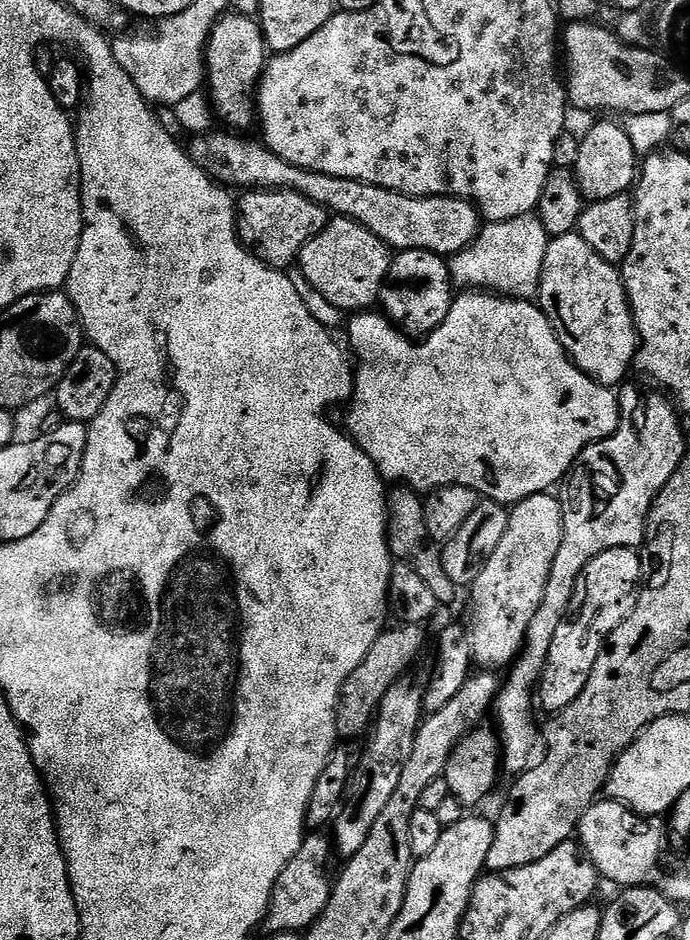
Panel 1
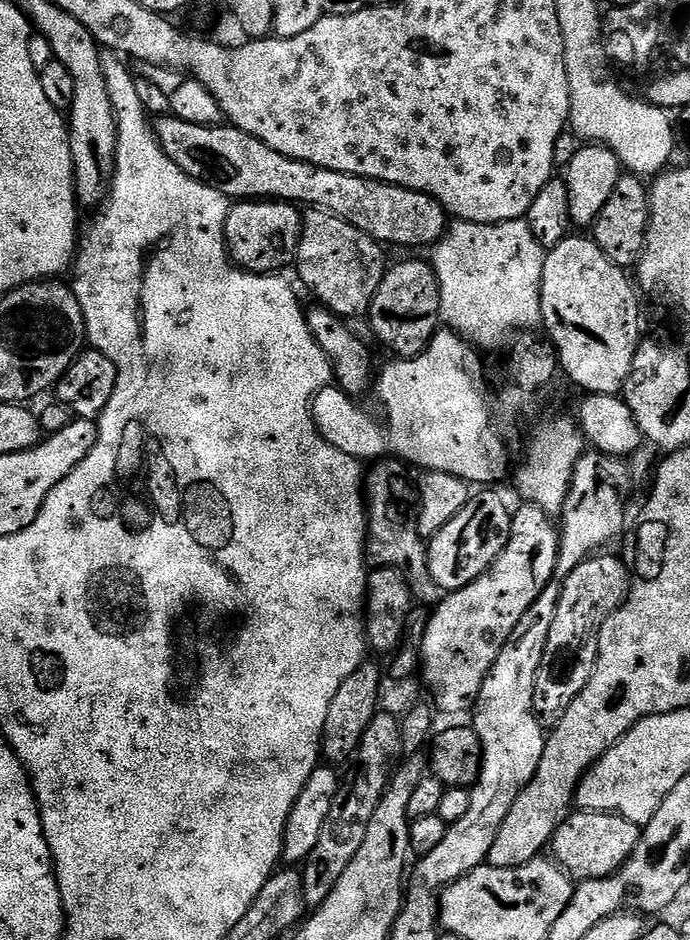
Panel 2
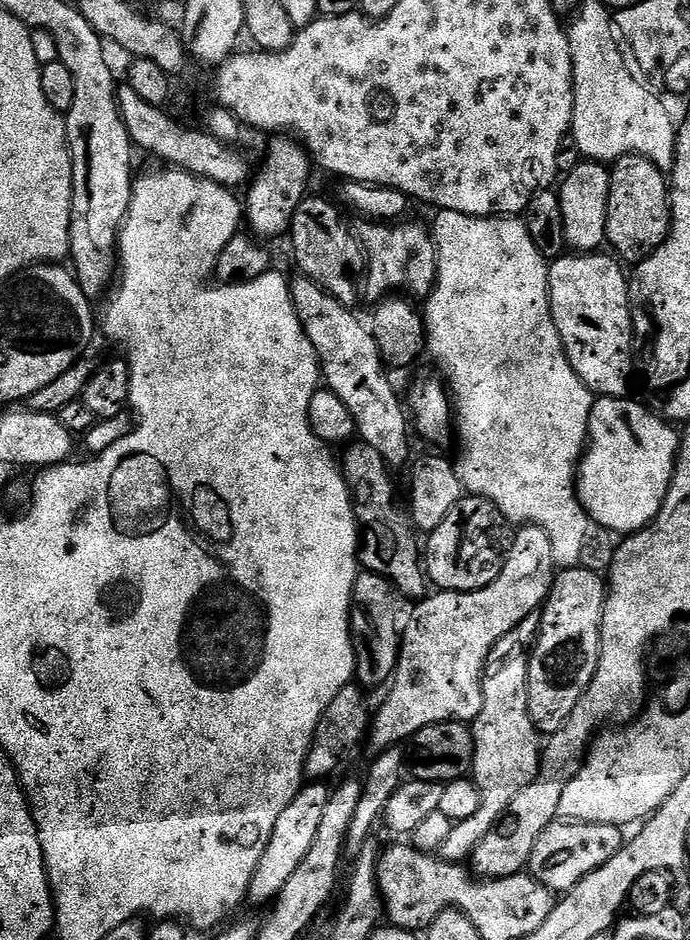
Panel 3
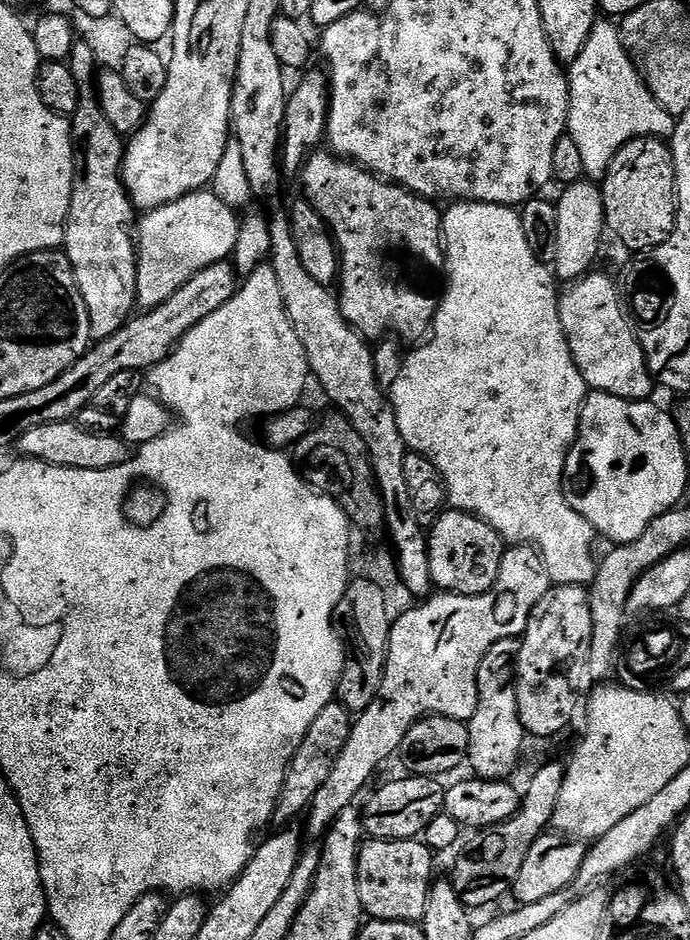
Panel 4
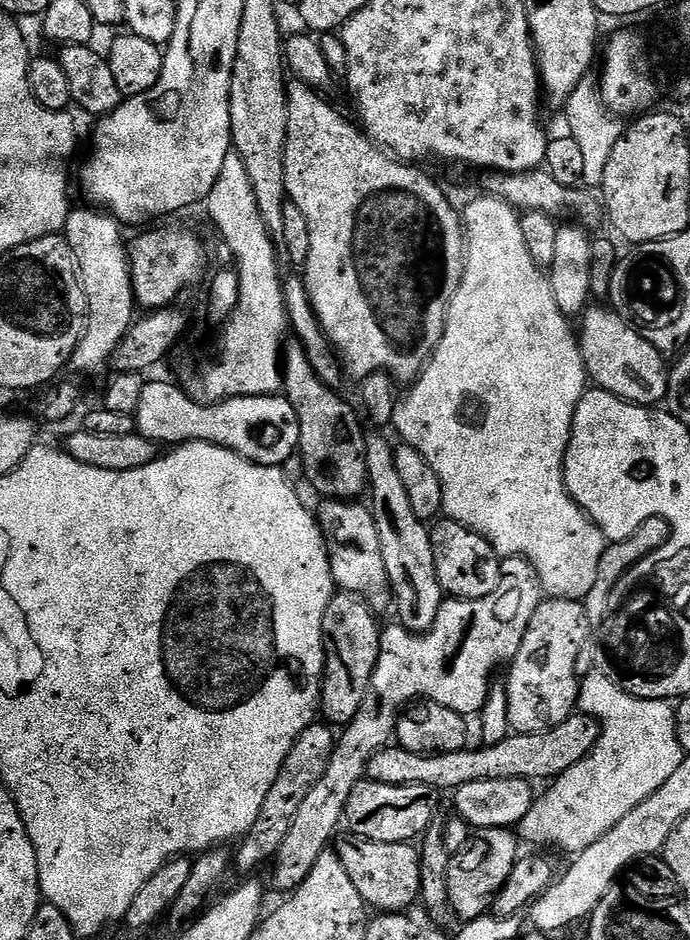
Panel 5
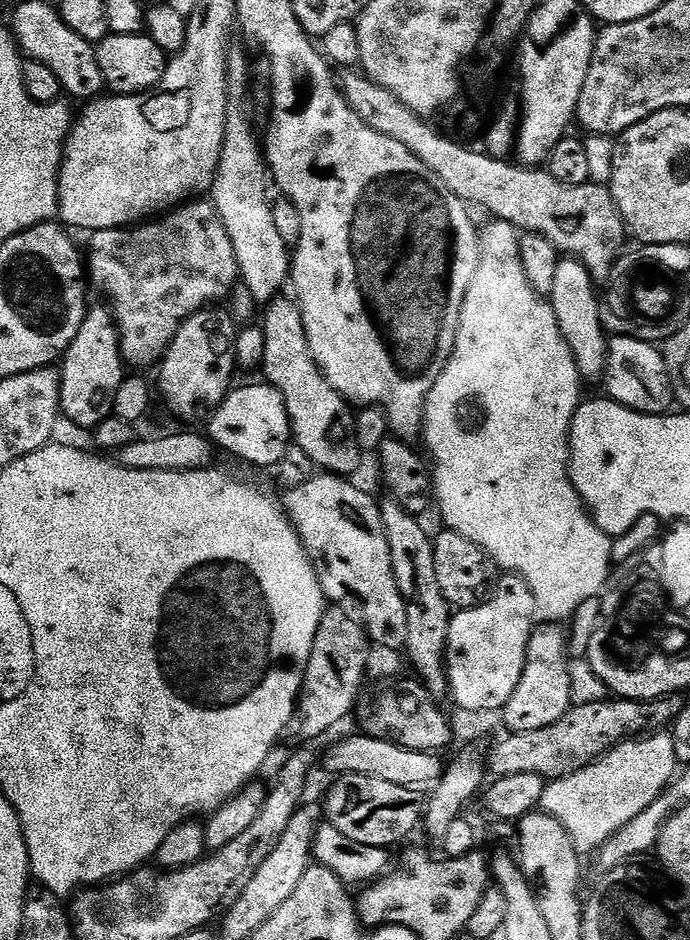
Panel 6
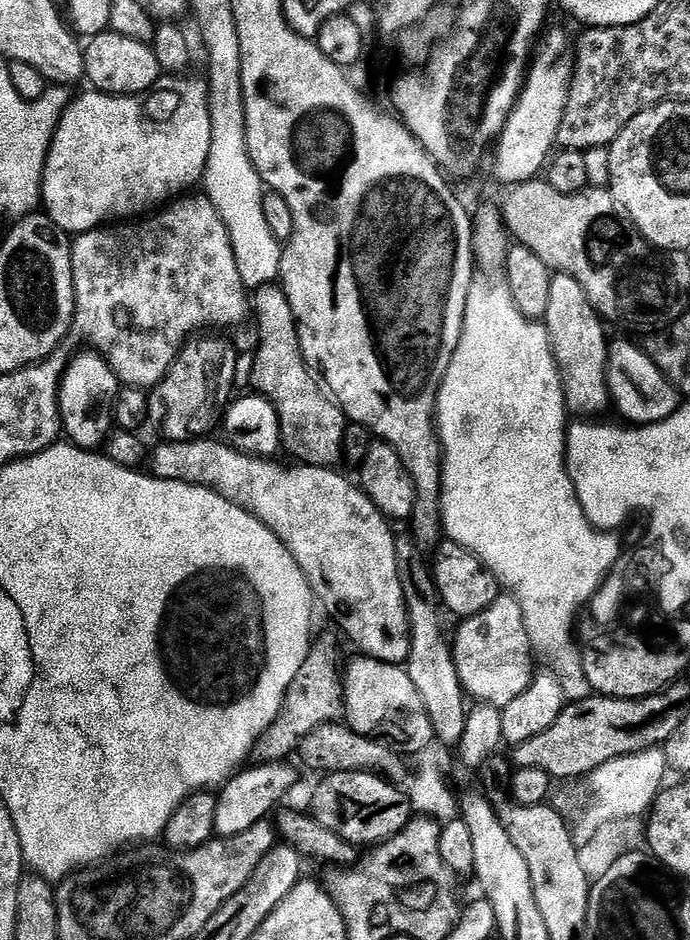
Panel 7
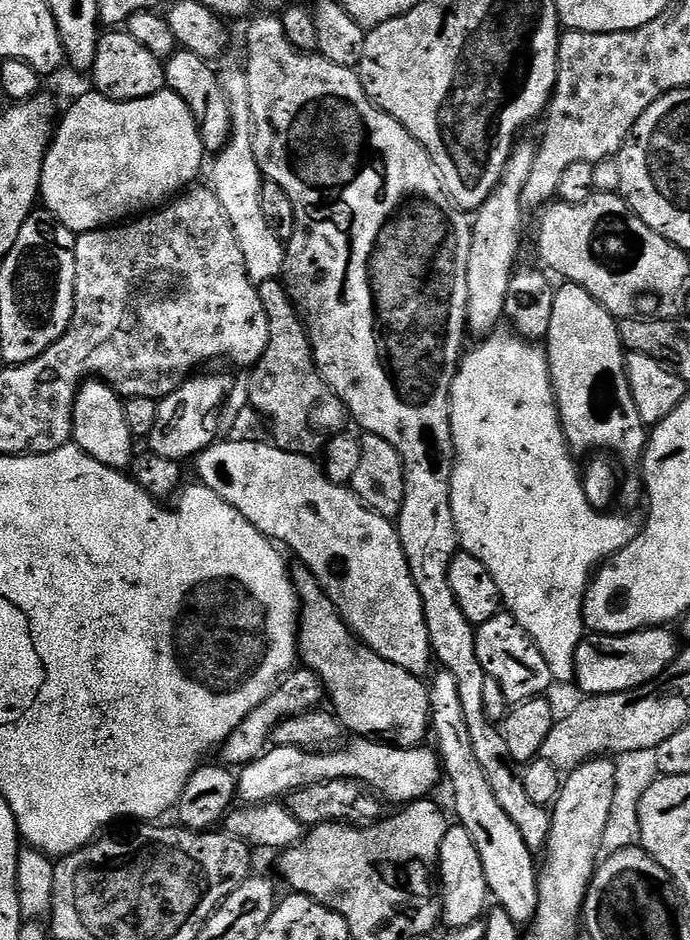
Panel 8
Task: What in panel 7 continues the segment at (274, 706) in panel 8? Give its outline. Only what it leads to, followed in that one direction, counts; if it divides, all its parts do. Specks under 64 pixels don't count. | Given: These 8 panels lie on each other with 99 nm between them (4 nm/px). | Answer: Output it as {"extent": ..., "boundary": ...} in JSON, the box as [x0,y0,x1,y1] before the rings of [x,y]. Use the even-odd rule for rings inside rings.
{"extent":[251,650,344,764],"boundary":[[[313,650],[308,653],[306,662],[302,662],[302,670],[298,670],[294,682],[290,682],[280,713],[260,735],[258,742],[254,742],[251,763],[278,764],[287,761],[288,755],[299,749],[302,738],[306,738],[310,730],[318,730],[318,726],[323,724],[337,723],[343,715],[344,681],[341,669],[336,669],[330,653]]]}

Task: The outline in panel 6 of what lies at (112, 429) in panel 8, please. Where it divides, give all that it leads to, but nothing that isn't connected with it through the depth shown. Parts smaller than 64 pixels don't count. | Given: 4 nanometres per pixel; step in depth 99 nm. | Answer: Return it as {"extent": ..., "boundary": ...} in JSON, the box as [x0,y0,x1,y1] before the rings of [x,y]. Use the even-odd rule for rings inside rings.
{"extent":[59,307,126,430],"boundary":[[[89,307],[74,342],[62,357],[64,368],[59,369],[60,411],[63,419],[85,430],[96,428],[112,415],[114,394],[118,394],[118,386],[122,386],[126,375],[116,318],[112,315],[111,307],[103,307]]]}

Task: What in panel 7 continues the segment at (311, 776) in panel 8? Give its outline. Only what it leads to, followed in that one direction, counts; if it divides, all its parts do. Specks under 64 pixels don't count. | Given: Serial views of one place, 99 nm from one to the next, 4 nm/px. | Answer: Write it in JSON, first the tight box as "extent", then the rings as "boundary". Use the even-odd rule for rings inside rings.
{"extent":[214,762,296,838],"boundary":[[[288,762],[257,764],[237,771],[236,775],[219,789],[216,797],[218,810],[214,810],[215,835],[223,838],[242,834],[259,820],[268,820],[281,807],[279,804],[287,798],[288,791],[296,784],[296,772],[290,765]]]}

